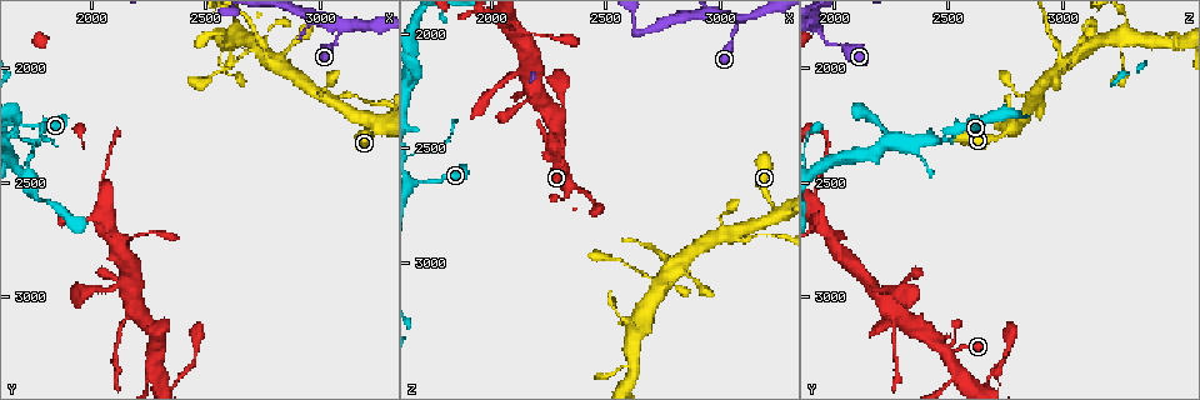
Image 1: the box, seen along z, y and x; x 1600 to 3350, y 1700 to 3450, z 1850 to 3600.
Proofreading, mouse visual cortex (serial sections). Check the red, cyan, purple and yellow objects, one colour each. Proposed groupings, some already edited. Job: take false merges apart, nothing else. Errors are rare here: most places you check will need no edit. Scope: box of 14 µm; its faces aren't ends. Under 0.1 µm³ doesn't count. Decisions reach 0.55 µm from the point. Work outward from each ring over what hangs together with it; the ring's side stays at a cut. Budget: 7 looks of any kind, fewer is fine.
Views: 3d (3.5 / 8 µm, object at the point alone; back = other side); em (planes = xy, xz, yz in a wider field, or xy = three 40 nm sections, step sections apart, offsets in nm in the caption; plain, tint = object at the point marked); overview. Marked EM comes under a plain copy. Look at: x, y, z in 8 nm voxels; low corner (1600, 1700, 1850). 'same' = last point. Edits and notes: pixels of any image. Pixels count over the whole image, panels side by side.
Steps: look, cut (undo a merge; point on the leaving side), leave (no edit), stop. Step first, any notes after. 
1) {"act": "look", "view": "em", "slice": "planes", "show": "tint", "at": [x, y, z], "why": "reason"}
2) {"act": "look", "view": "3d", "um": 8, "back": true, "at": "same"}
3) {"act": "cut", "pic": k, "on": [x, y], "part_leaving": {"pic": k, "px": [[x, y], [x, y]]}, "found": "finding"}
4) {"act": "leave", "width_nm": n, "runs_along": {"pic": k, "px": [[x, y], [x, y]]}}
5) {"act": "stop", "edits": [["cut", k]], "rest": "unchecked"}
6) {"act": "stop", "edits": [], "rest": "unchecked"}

{"act": "look", "view": "3d", "um": 3.5, "at": [3030, 2140, 2880], "why": "a fork"}

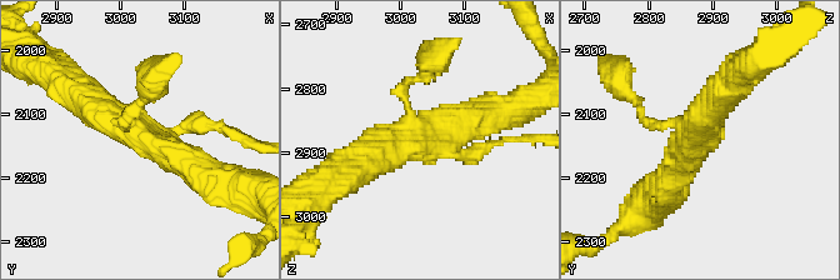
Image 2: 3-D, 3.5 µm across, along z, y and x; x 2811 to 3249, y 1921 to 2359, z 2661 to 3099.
{"act": "look", "view": "em", "slice": "xy", "step": 2, "show": "tint", "at": [3035, 2135, 2880], "why": "now the EM"}

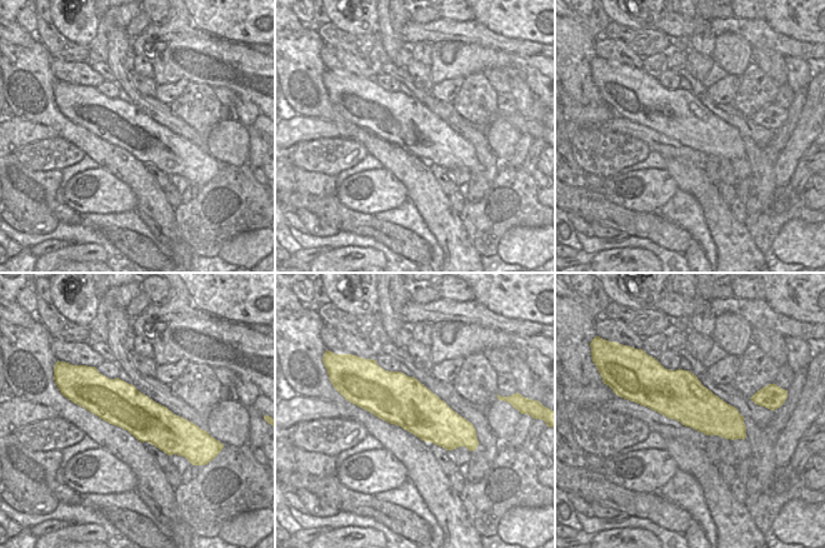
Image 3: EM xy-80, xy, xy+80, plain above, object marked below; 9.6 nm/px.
{"act": "leave", "found": "continuous, no second cell"}

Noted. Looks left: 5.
{"act": "look", "view": "3d", "um": 3.5, "at": [2760, 1940, 2990], "why": "thin neck"}

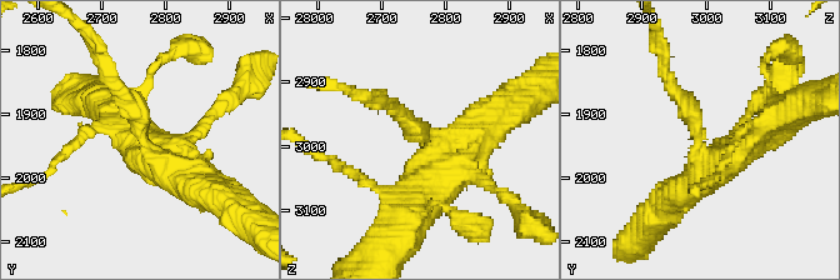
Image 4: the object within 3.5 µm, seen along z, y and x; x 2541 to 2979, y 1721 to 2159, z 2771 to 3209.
{"act": "look", "view": "em", "slice": "xy", "step": 3, "show": "tint", "at": [2765, 1935, 2990], "arm_widths_nm": [200, 450]}

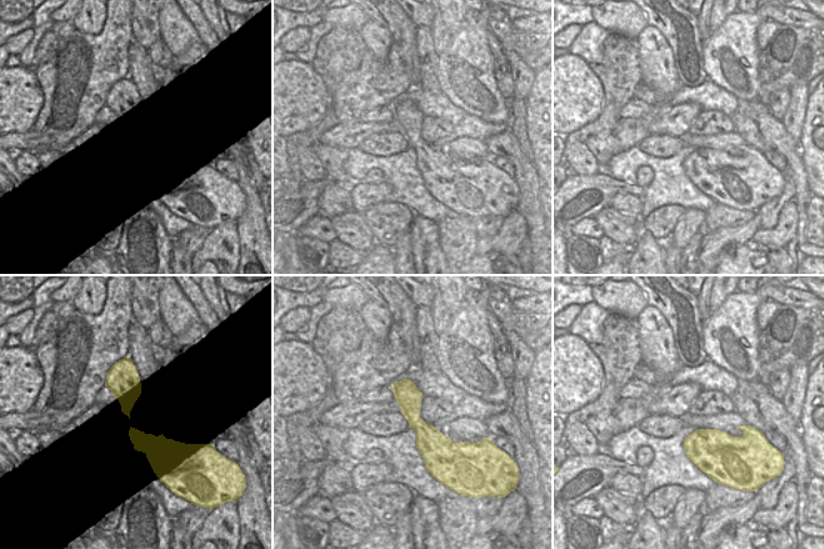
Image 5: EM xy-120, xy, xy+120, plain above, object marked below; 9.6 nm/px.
{"act": "leave", "found": "one cell here"}

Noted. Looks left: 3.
{"act": "look", "view": "3d", "um": 3.5, "at": [2640, 1820, 3280], "why": "a fork"}

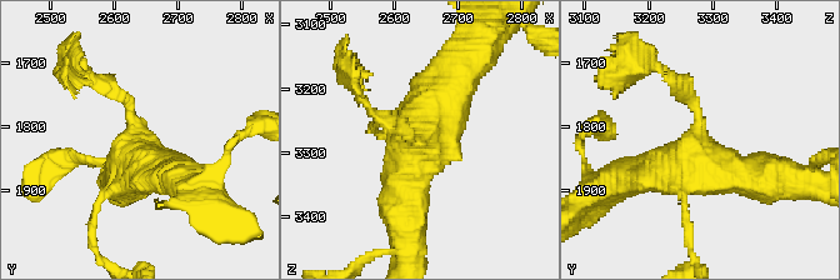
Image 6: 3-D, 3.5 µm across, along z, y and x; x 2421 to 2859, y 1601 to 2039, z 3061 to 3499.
{"act": "look", "view": "em", "slice": "xy", "step": 3, "show": "tint", "at": [2635, 1830, 3275]}

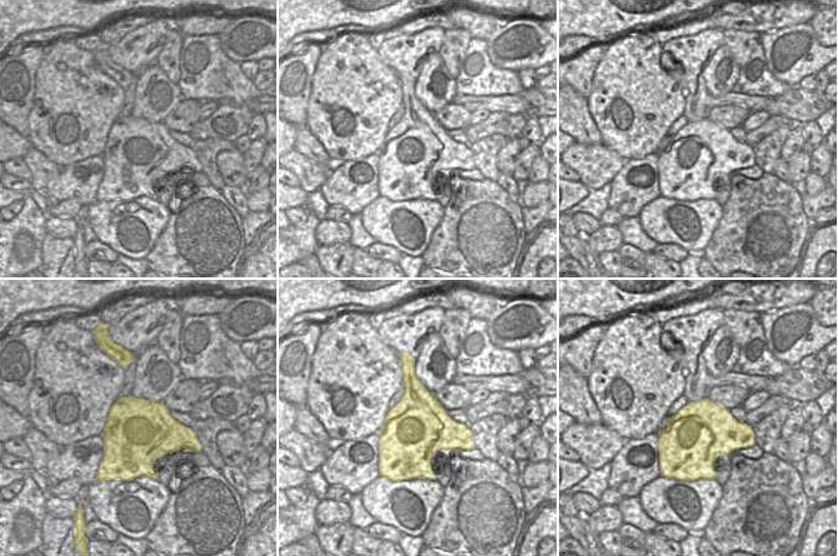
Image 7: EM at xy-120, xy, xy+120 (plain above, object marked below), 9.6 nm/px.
{"act": "leave", "runs_along": {"pic": 6, "px": [[455, 70], [409, 135], [405, 215]]}, "found": "all the same cell"}

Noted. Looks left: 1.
{"act": "stop", "edits": [], "rest": "unchecked"}

